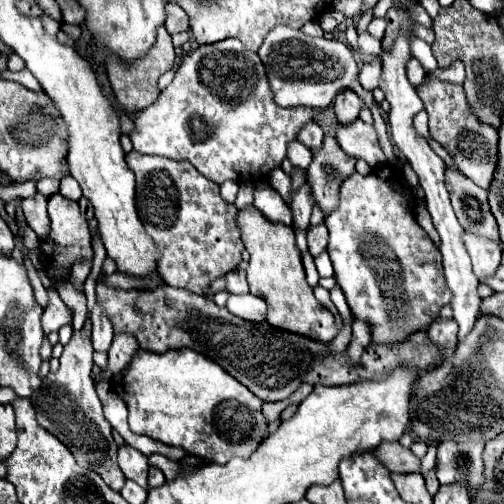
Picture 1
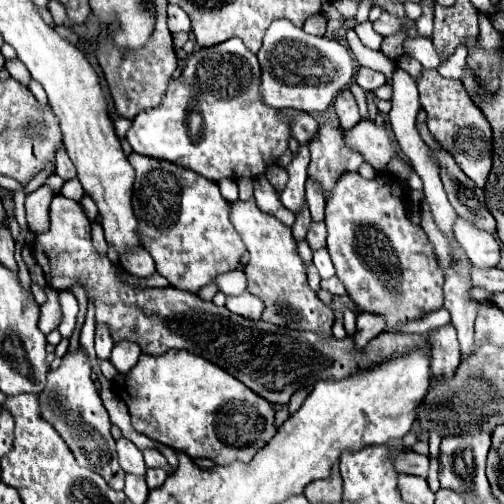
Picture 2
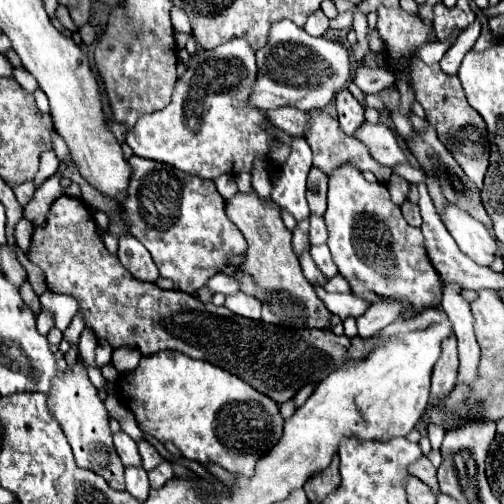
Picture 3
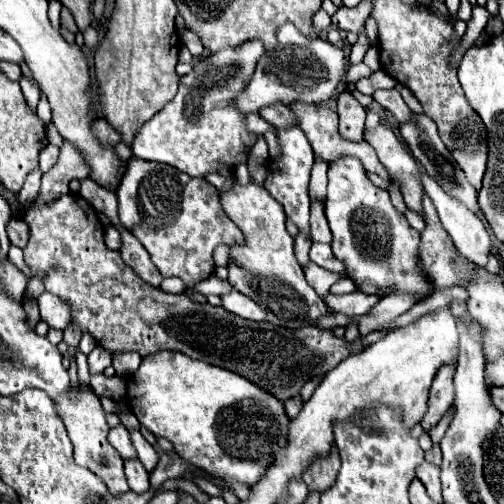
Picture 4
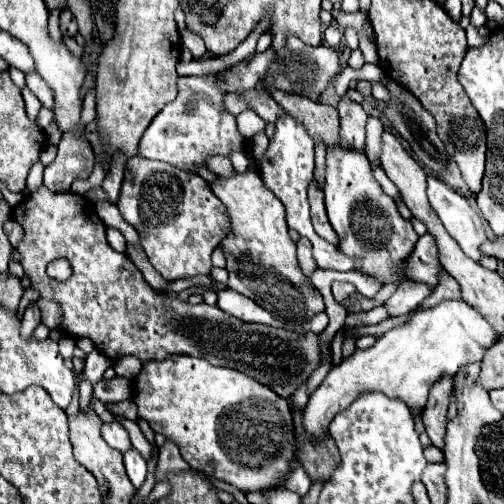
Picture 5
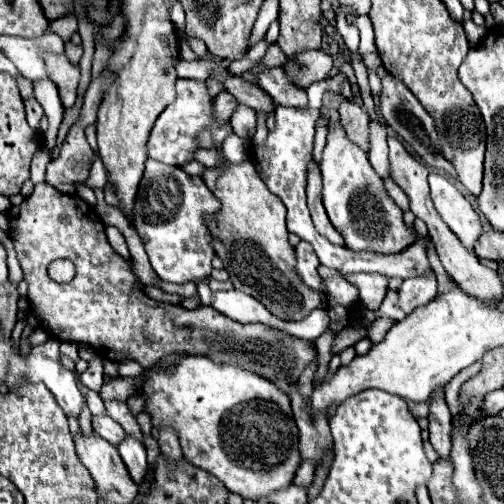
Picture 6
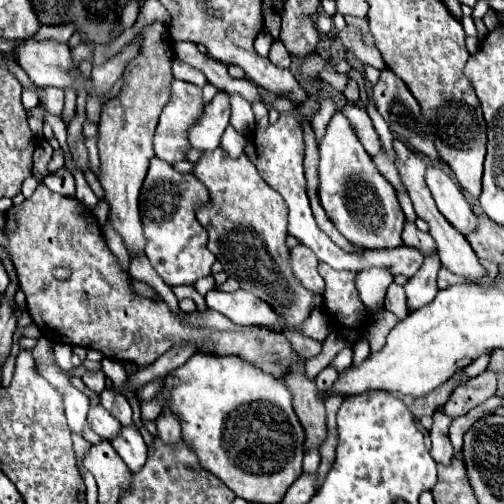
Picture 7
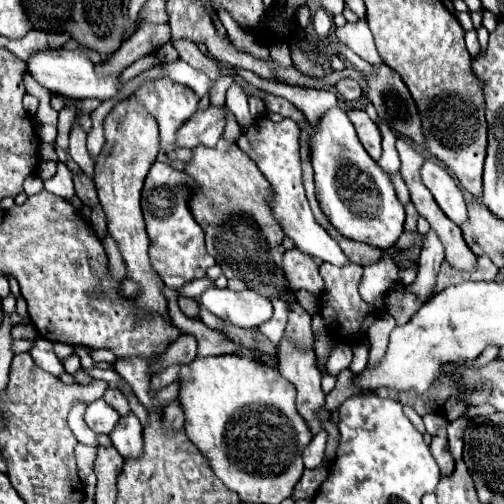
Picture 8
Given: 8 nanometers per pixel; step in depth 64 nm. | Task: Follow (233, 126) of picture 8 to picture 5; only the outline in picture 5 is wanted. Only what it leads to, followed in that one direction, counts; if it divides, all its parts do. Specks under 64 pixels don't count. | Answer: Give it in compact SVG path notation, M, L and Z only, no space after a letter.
M232 148L230 150L230 160L232 160L234 170L240 170L240 172L244 172L248 168L248 164L250 164L248 154L246 154L244 148Z

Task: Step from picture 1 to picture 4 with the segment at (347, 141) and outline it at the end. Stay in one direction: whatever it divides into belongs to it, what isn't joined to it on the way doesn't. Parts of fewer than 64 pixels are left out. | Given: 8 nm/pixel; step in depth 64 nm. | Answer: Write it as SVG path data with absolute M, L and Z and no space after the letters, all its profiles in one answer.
M380 124L374 130L366 130L364 140L376 150L380 162L390 174L390 180L400 186L406 206L412 212L424 216L424 208L422 208L424 186L420 182L420 170L412 154L398 140L398 136L388 126Z

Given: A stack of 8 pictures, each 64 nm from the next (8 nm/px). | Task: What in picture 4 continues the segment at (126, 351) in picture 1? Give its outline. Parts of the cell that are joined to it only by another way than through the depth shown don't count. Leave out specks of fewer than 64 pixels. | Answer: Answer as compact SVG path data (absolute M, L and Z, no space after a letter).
M124 352L124 354L116 354L114 356L112 366L114 366L114 370L116 370L118 376L132 376L138 370L140 362L142 362L140 354L136 354L136 352Z

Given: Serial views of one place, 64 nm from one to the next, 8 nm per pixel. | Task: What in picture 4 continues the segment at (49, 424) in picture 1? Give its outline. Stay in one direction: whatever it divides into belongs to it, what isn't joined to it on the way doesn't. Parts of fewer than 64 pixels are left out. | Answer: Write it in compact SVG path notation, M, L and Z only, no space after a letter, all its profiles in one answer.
M80 388L80 394L78 394L76 402L72 402L68 396L60 398L56 402L56 410L58 410L60 418L64 420L70 442L74 446L74 462L78 466L84 466L84 468L92 470L106 484L106 488L112 492L112 496L120 496L124 492L130 492L126 476L124 476L124 460L106 440L106 434L108 434L108 424L106 424L106 418L104 418L106 414L102 410L100 400L92 394L92 390L90 388Z

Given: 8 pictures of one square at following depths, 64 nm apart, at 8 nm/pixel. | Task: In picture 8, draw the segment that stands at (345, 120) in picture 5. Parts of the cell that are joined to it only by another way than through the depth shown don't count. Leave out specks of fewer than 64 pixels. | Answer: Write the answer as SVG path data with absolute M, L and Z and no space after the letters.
M350 110L348 118L354 124L358 138L362 142L362 146L366 148L366 152L370 154L370 158L374 162L378 162L382 156L382 136L380 136L378 126L370 120L370 116L364 110Z

